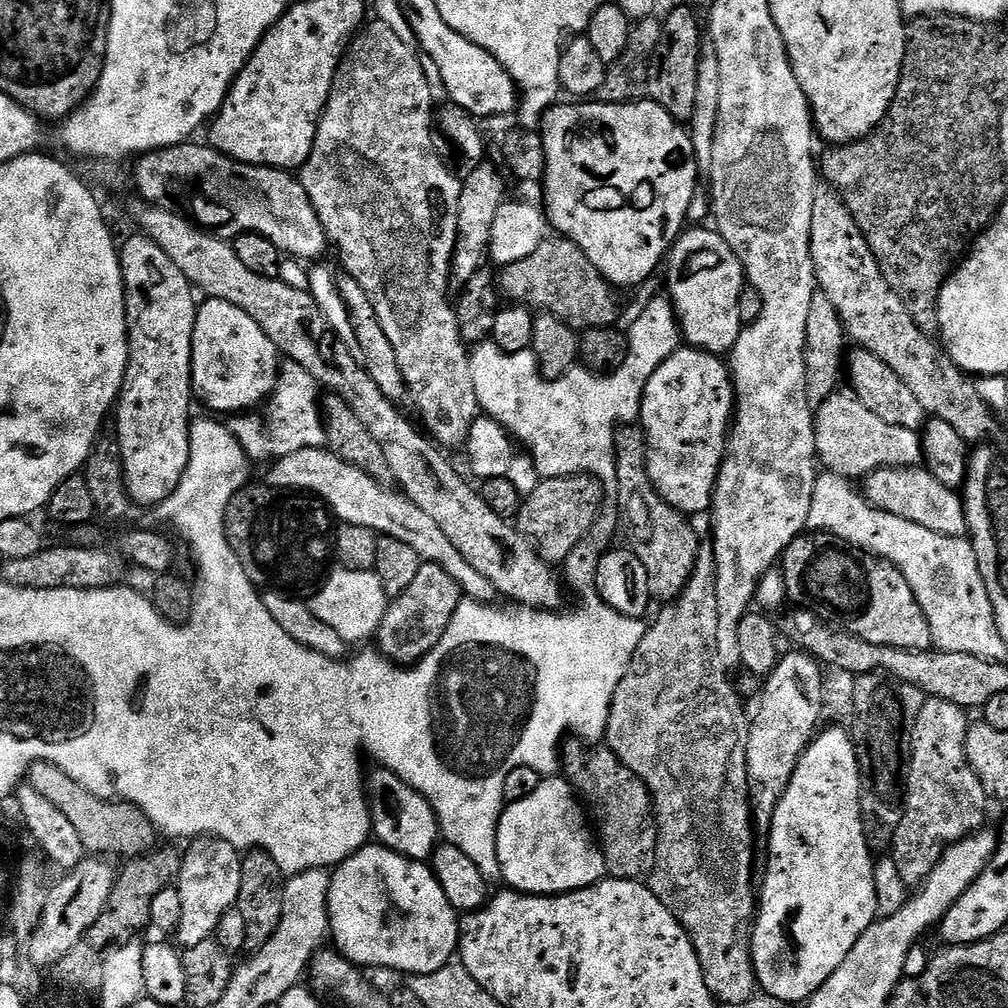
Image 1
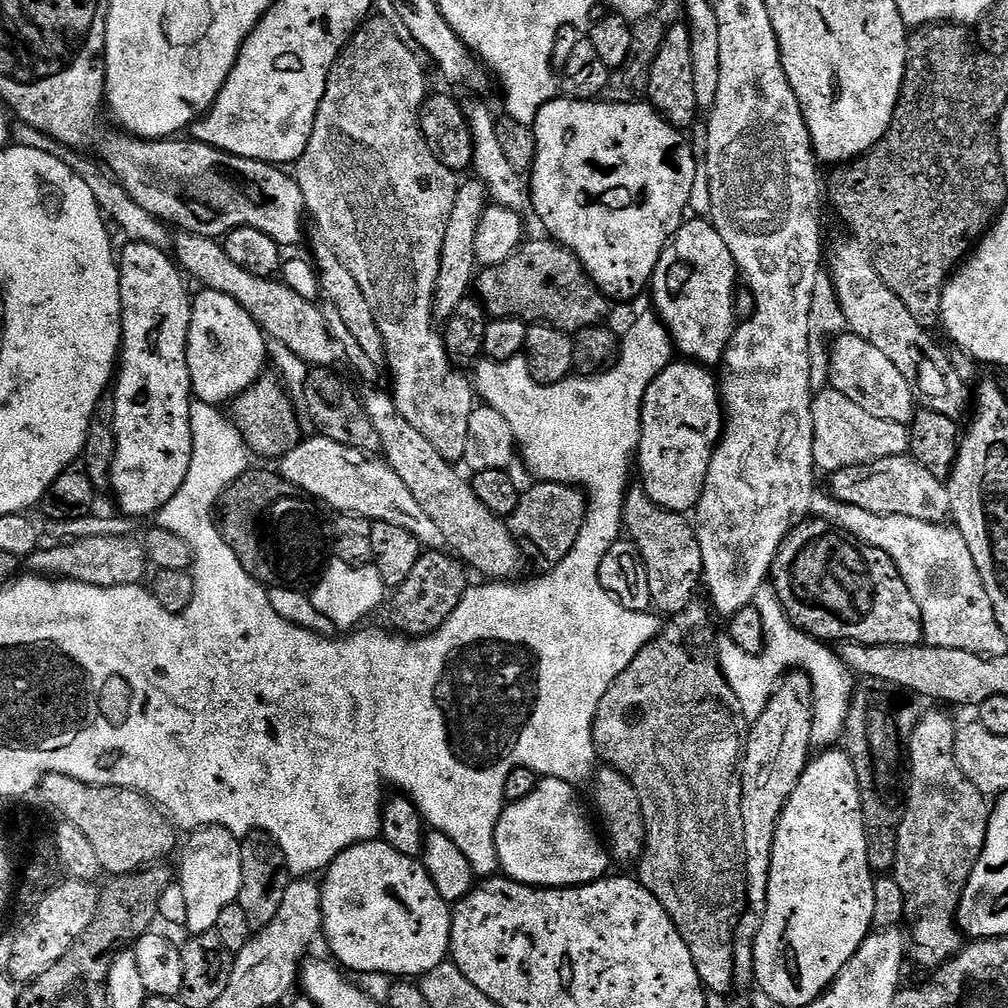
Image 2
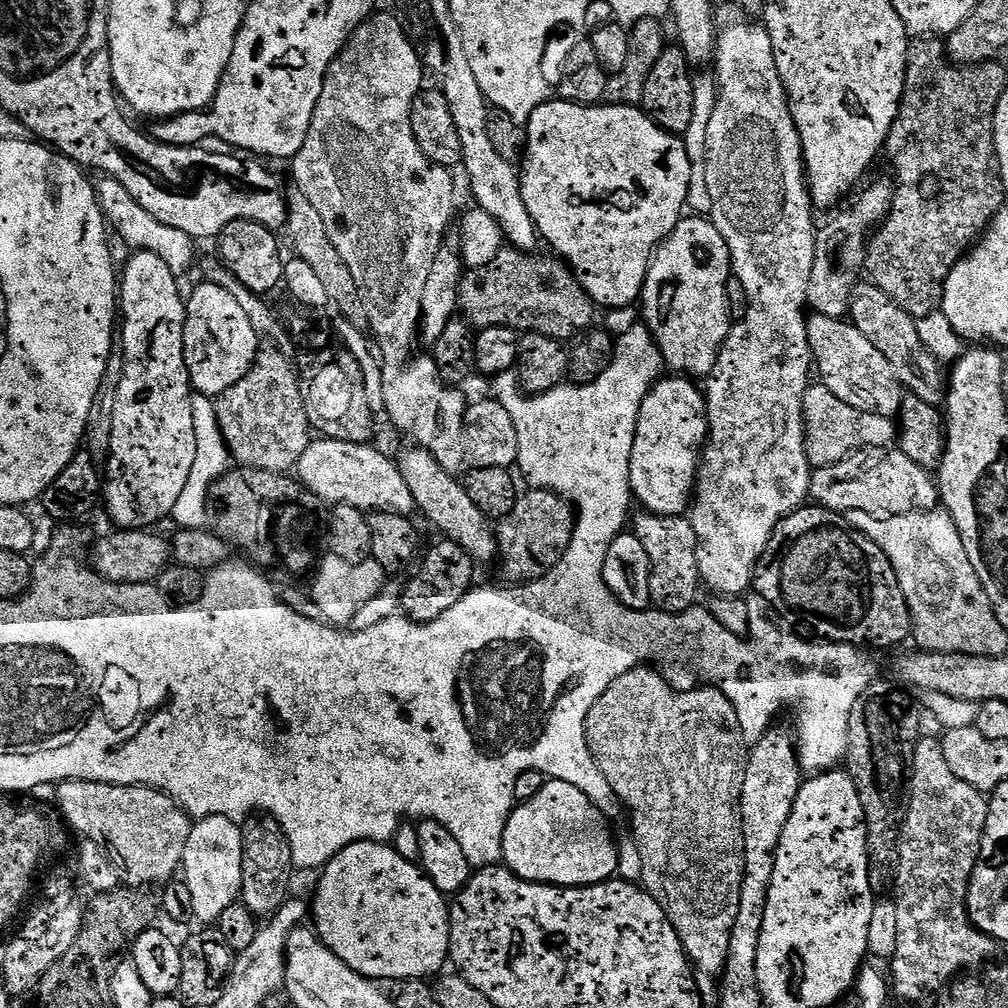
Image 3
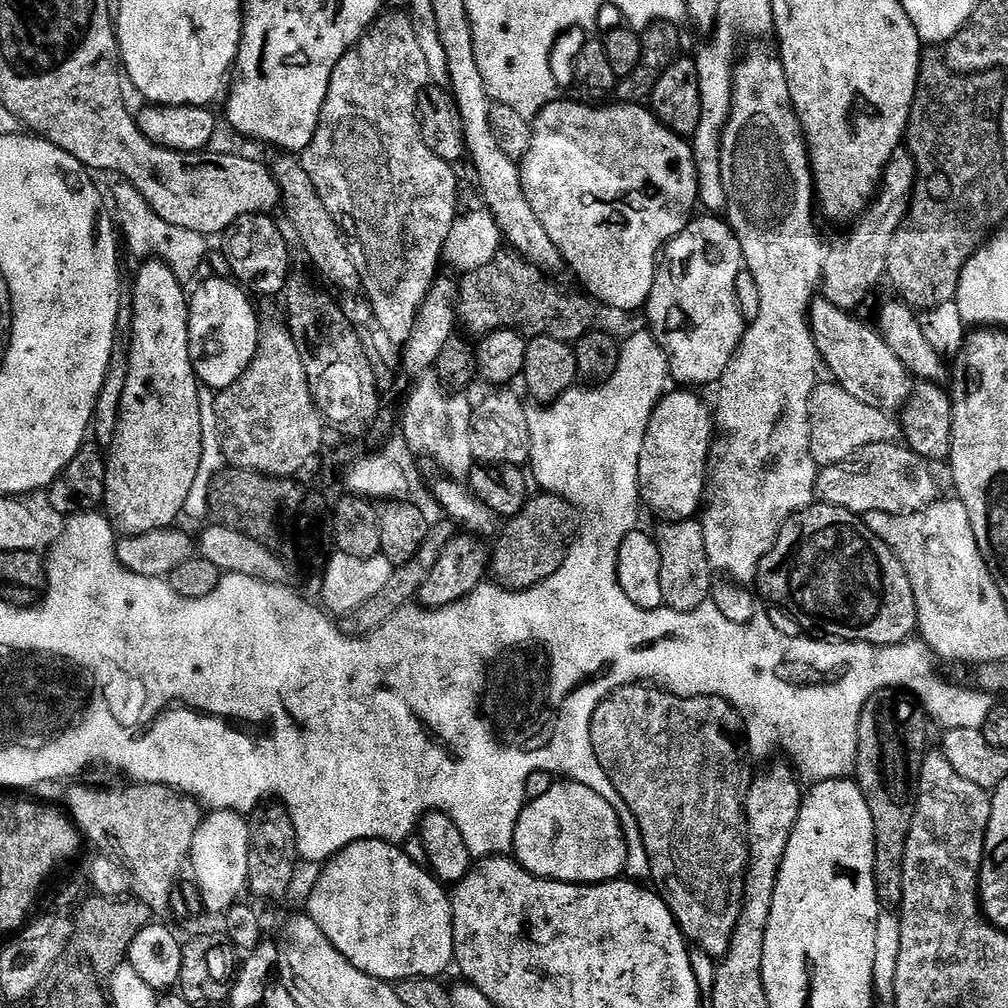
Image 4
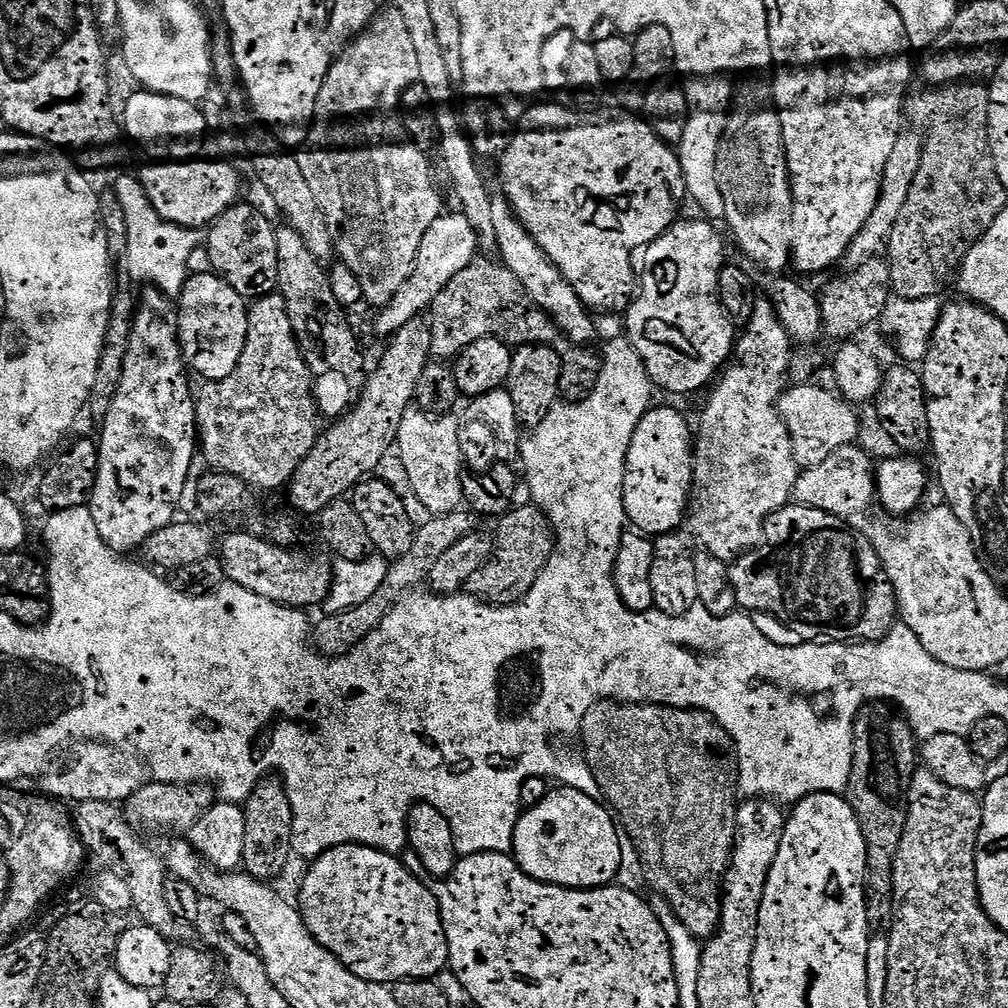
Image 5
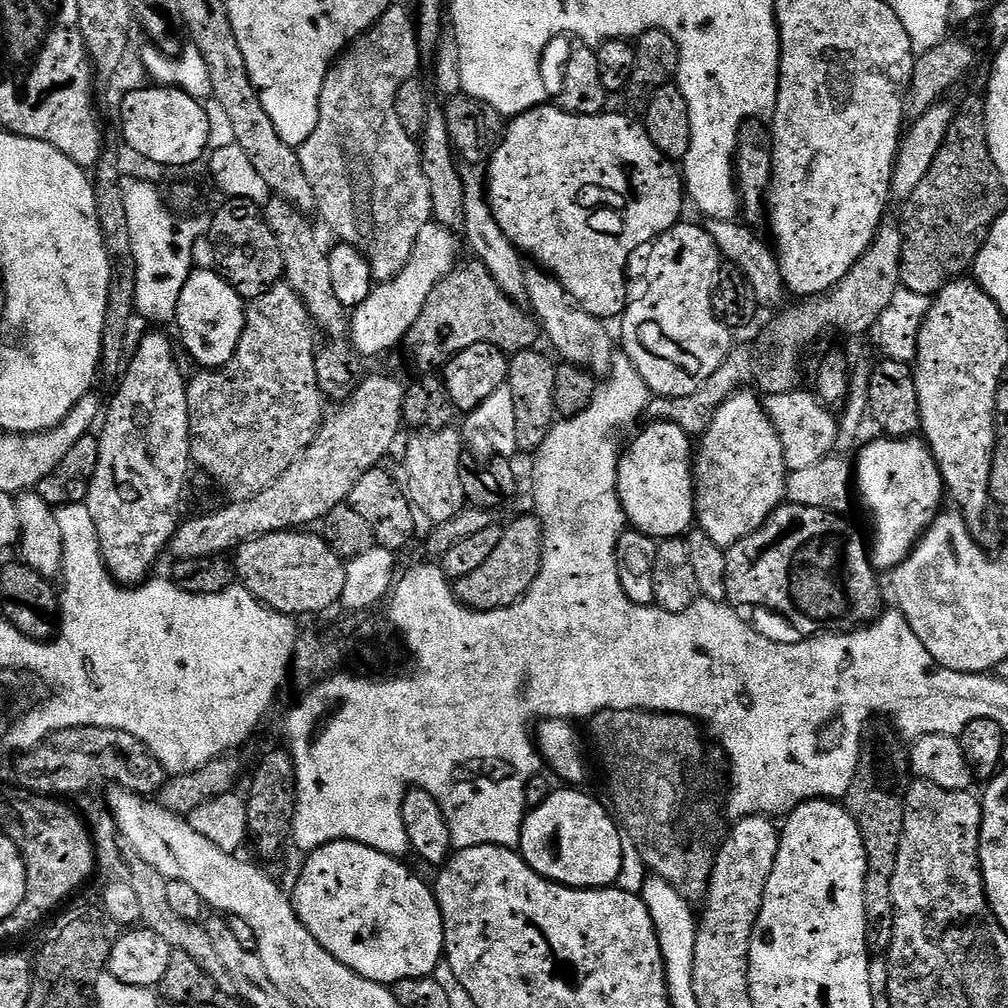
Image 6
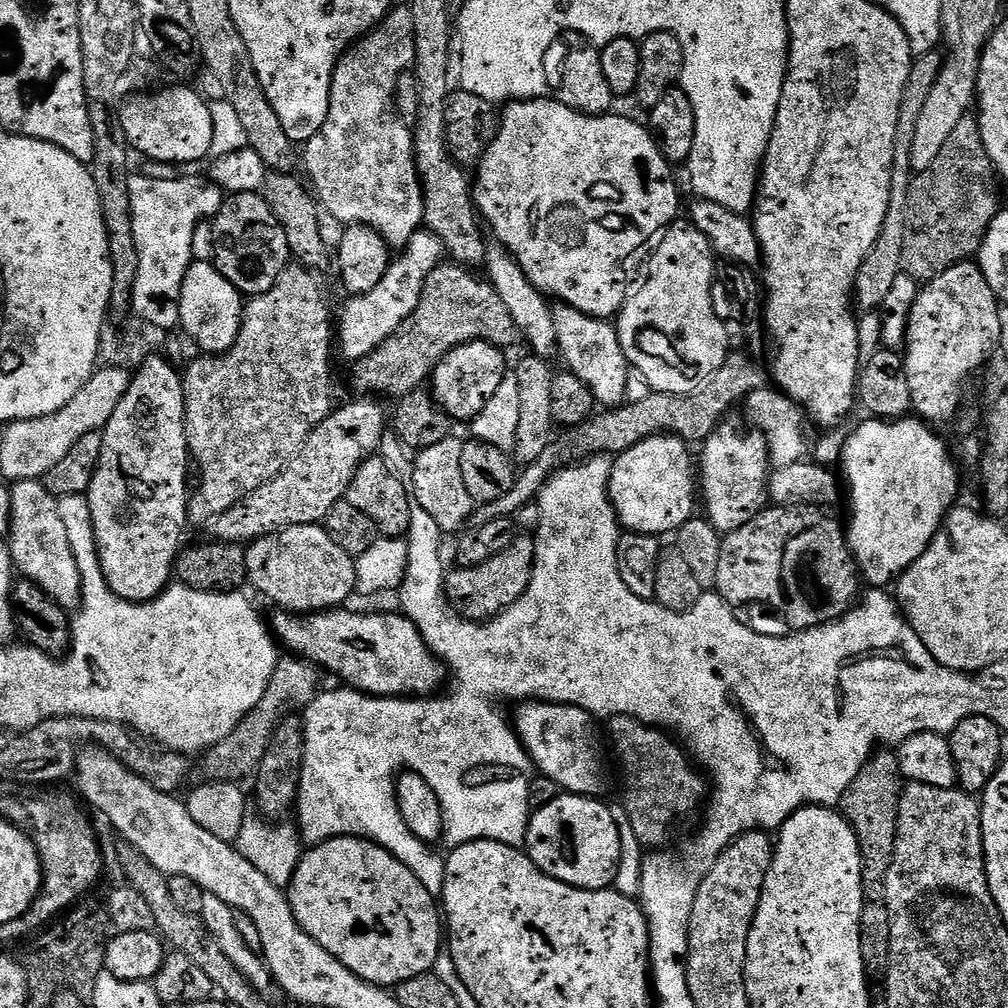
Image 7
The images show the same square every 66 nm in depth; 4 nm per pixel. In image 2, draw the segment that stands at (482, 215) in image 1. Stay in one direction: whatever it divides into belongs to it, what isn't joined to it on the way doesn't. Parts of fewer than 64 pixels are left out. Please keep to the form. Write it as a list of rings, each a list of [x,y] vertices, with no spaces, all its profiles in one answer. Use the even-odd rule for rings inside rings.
[[[469,178],[456,190],[454,210],[450,210],[450,222],[446,225],[446,242],[442,242],[442,262],[438,266],[438,282],[434,290],[434,315],[437,321],[446,322],[458,306],[469,299],[478,275],[474,242],[478,239],[478,224],[489,206],[488,191],[482,181]]]

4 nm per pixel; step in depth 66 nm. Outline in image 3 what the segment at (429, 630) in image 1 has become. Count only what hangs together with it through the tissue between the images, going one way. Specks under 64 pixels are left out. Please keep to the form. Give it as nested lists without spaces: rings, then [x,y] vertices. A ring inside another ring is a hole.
[[[441,539],[441,544],[436,544],[429,550],[420,566],[416,577],[407,581],[402,597],[402,612],[409,620],[415,620],[418,624],[428,624],[434,618],[446,614],[450,606],[462,602],[466,593],[472,591],[478,565],[471,554],[462,550],[453,540]]]

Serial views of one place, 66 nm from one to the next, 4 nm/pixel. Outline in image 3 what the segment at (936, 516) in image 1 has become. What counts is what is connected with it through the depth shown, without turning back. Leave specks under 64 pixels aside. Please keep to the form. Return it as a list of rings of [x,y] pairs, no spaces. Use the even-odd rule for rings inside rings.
[[[896,446],[863,448],[837,464],[815,469],[810,496],[819,507],[829,508],[832,512],[865,512],[882,517],[930,512],[942,500],[933,473],[906,458],[906,454]]]

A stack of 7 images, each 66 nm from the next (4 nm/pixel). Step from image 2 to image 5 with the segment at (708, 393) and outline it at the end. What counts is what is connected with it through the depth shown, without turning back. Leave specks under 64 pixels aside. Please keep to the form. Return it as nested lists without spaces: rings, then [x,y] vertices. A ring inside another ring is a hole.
[[[653,406],[638,422],[630,450],[626,454],[624,475],[624,514],[635,531],[649,537],[665,536],[685,523],[692,494],[692,466],[694,463],[694,432],[688,429],[688,420],[676,408]]]

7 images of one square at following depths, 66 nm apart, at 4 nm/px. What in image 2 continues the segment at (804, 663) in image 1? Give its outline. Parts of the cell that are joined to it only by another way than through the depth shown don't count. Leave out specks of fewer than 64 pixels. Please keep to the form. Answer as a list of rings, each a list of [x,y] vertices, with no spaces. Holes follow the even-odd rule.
[[[793,670],[781,680],[770,698],[766,710],[751,725],[744,745],[744,758],[740,761],[742,782],[742,834],[744,835],[744,881],[748,903],[736,921],[734,950],[735,983],[752,984],[754,980],[754,950],[752,941],[758,938],[770,890],[770,862],[774,854],[774,834],[782,818],[790,794],[798,786],[804,768],[808,765],[812,742],[812,709],[814,689],[806,673]]]

